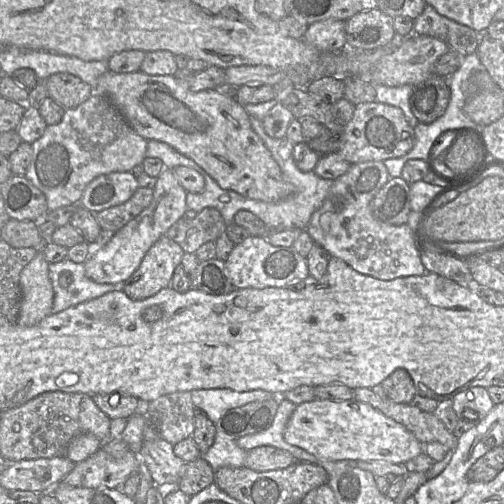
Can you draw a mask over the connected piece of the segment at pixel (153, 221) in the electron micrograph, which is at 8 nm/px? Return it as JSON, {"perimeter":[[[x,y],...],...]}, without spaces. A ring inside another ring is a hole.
{"perimeter":[[[164,168],[157,177],[150,205],[118,230],[108,243],[92,252],[84,262],[86,276],[99,284],[121,286],[139,267],[151,246],[183,217],[188,209],[186,193],[174,171]]]}

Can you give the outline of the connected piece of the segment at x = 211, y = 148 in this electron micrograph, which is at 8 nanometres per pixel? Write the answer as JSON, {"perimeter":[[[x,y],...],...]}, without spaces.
{"perimeter":[[[107,70],[98,78],[95,93],[107,97],[138,135],[147,141],[157,140],[172,146],[192,159],[225,190],[268,203],[279,202],[295,191],[252,129],[245,108],[216,89],[193,92],[181,73],[148,75],[140,71],[115,73]]]}

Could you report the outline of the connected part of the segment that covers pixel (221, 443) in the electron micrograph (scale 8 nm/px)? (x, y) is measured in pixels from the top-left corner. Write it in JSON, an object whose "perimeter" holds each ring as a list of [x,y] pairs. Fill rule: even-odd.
{"perimeter":[[[216,432],[215,440],[209,450],[202,455],[214,472],[221,467],[245,467],[247,451],[240,448],[235,440]]]}

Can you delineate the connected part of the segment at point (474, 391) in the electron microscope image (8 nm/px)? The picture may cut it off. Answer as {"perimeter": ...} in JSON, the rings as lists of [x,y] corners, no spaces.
{"perimeter":[[[473,387],[452,398],[452,408],[460,421],[476,424],[493,408],[488,391],[484,387]]]}

